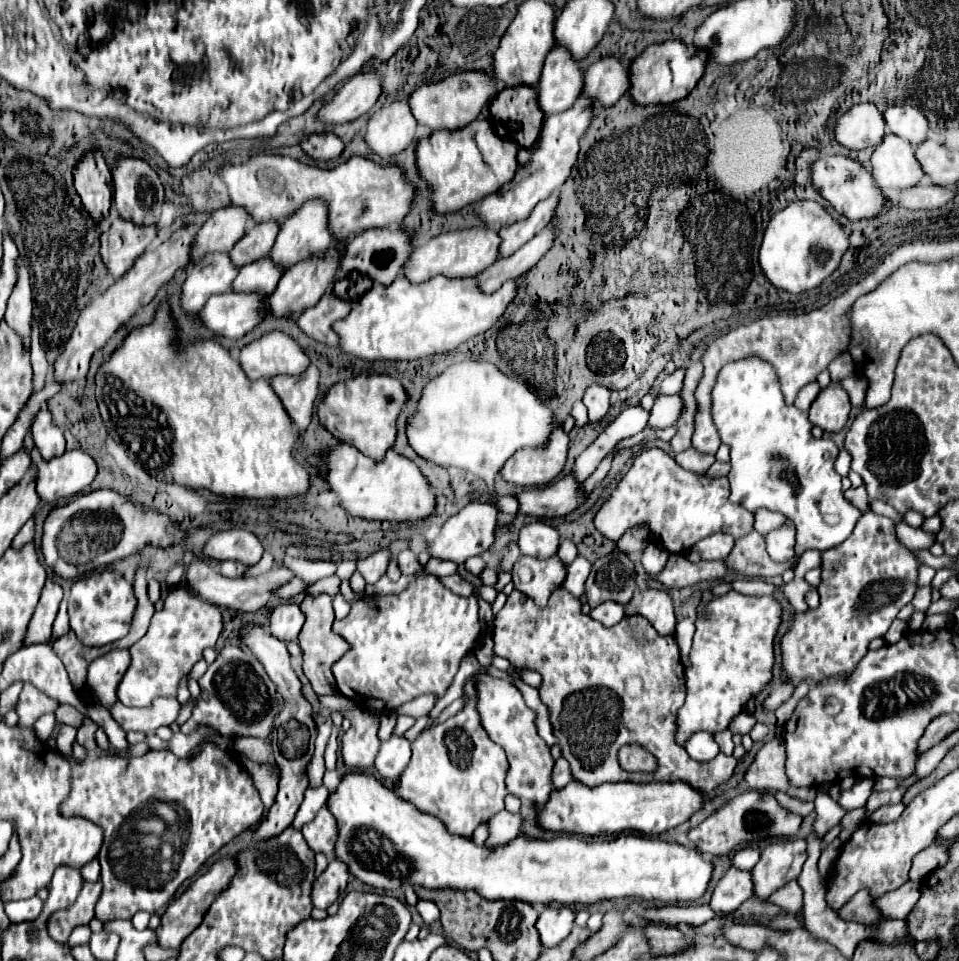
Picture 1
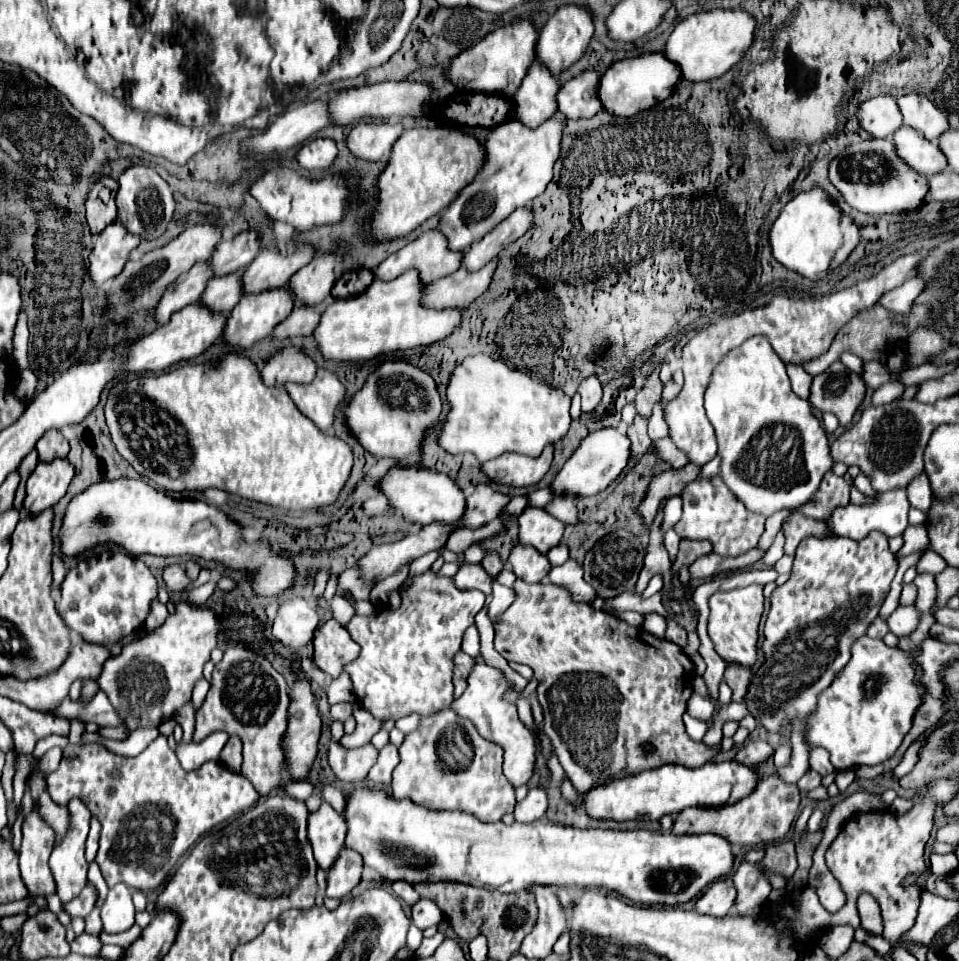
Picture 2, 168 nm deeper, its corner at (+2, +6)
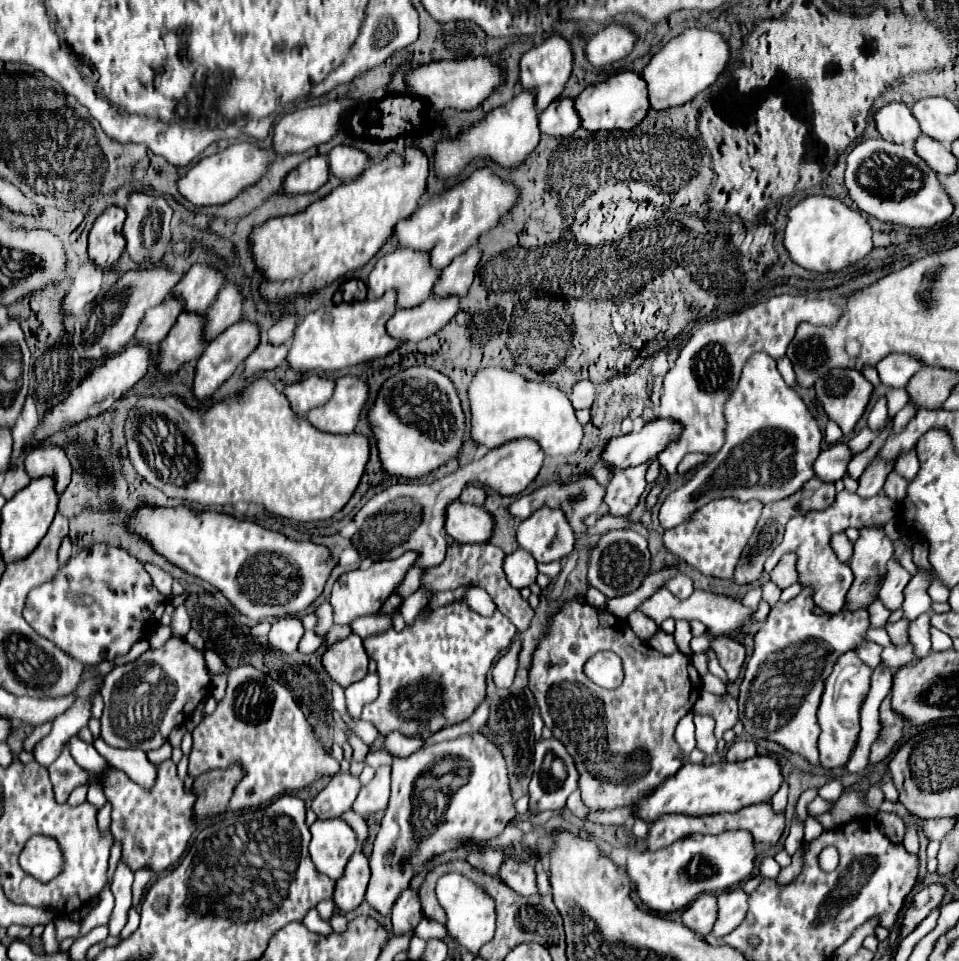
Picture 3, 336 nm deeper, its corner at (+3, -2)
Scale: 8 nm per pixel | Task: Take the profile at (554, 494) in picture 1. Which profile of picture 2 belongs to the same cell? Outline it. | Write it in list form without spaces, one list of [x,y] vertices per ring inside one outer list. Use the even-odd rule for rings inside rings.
[[[617,429],[595,431],[581,441],[577,451],[557,473],[549,489],[559,499],[579,499],[597,495],[605,487],[609,487],[613,479],[617,479],[617,475],[625,469],[627,459],[629,459],[629,439],[625,437],[625,433],[619,433]]]

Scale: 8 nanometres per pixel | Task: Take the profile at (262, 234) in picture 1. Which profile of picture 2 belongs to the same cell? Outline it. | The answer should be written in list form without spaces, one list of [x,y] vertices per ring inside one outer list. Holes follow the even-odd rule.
[[[241,231],[229,241],[221,241],[213,253],[213,271],[215,275],[229,275],[237,269],[249,267],[249,263],[259,253],[261,245],[259,231]]]

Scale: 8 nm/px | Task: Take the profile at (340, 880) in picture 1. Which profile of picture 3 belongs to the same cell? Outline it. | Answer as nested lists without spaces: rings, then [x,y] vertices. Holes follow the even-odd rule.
[[[356,851],[352,855],[352,859],[346,865],[346,871],[342,875],[342,879],[336,881],[336,905],[342,911],[352,911],[356,909],[366,893],[366,885],[370,879],[370,867],[368,867],[368,857],[364,855],[364,851]]]

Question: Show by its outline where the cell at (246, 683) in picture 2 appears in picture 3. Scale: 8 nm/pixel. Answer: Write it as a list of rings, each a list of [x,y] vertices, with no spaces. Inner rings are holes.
[[[252,665],[230,671],[226,697],[210,717],[194,727],[192,737],[194,745],[188,763],[192,779],[206,771],[228,769],[232,763],[242,767],[244,777],[234,787],[230,809],[258,807],[284,793],[304,789],[340,769],[340,763],[316,739],[314,727],[306,721],[290,691]]]

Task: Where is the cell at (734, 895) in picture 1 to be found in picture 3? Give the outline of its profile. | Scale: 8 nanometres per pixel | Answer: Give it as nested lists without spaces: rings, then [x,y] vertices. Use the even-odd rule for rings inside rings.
[[[710,893],[700,895],[690,907],[682,911],[682,923],[696,935],[706,937],[716,923],[716,897]]]

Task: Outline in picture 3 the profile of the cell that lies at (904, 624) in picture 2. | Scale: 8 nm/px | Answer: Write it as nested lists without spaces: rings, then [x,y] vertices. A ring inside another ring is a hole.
[[[910,643],[904,645],[904,647],[890,645],[890,647],[886,647],[882,651],[882,663],[886,663],[886,669],[890,669],[890,671],[896,669],[896,667],[900,667],[900,665],[906,665],[912,659],[916,659],[916,657],[912,653],[912,645]]]

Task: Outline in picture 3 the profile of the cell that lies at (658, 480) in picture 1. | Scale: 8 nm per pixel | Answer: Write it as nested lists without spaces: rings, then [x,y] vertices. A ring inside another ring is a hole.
[[[732,497],[726,499],[714,499],[712,503],[704,505],[702,509],[696,511],[694,519],[690,523],[682,523],[668,533],[664,533],[664,547],[678,557],[680,561],[688,563],[696,571],[700,571],[706,577],[716,577],[716,579],[732,579],[732,571],[740,559],[742,549],[746,547],[748,537],[752,535],[760,511],[762,511],[760,501],[738,501]]]

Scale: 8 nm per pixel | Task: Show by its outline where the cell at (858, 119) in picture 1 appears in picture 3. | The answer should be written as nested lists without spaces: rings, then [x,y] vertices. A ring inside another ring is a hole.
[[[888,103],[874,115],[876,127],[886,141],[914,143],[920,137],[920,125],[904,103]]]

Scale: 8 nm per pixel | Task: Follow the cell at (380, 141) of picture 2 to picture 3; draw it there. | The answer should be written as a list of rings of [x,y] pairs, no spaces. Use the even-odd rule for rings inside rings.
[[[338,145],[328,153],[328,171],[342,183],[356,179],[366,169],[368,155],[356,147]]]

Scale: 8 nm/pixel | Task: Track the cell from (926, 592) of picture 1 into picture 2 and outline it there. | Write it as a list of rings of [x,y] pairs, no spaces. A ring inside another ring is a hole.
[[[915,583],[903,585],[903,593],[901,593],[901,599],[899,599],[899,605],[913,605],[915,599],[917,599],[917,587],[915,587]]]

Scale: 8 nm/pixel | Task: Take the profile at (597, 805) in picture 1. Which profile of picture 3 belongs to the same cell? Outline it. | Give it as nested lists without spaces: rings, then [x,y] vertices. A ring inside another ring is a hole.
[[[754,755],[754,759],[746,759],[740,763],[720,763],[718,765],[694,765],[686,763],[678,773],[674,773],[670,779],[666,779],[652,795],[636,803],[636,817],[644,819],[646,823],[652,823],[656,817],[664,813],[684,813],[684,815],[710,815],[710,813],[734,813],[742,807],[768,801],[782,785],[784,773],[776,757],[772,755]]]

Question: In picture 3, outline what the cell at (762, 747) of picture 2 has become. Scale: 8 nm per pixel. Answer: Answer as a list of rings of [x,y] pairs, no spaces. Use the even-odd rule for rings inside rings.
[[[736,739],[728,751],[726,751],[726,761],[734,763],[734,761],[742,761],[742,759],[750,759],[756,755],[756,745],[752,741],[742,741],[742,739]]]

